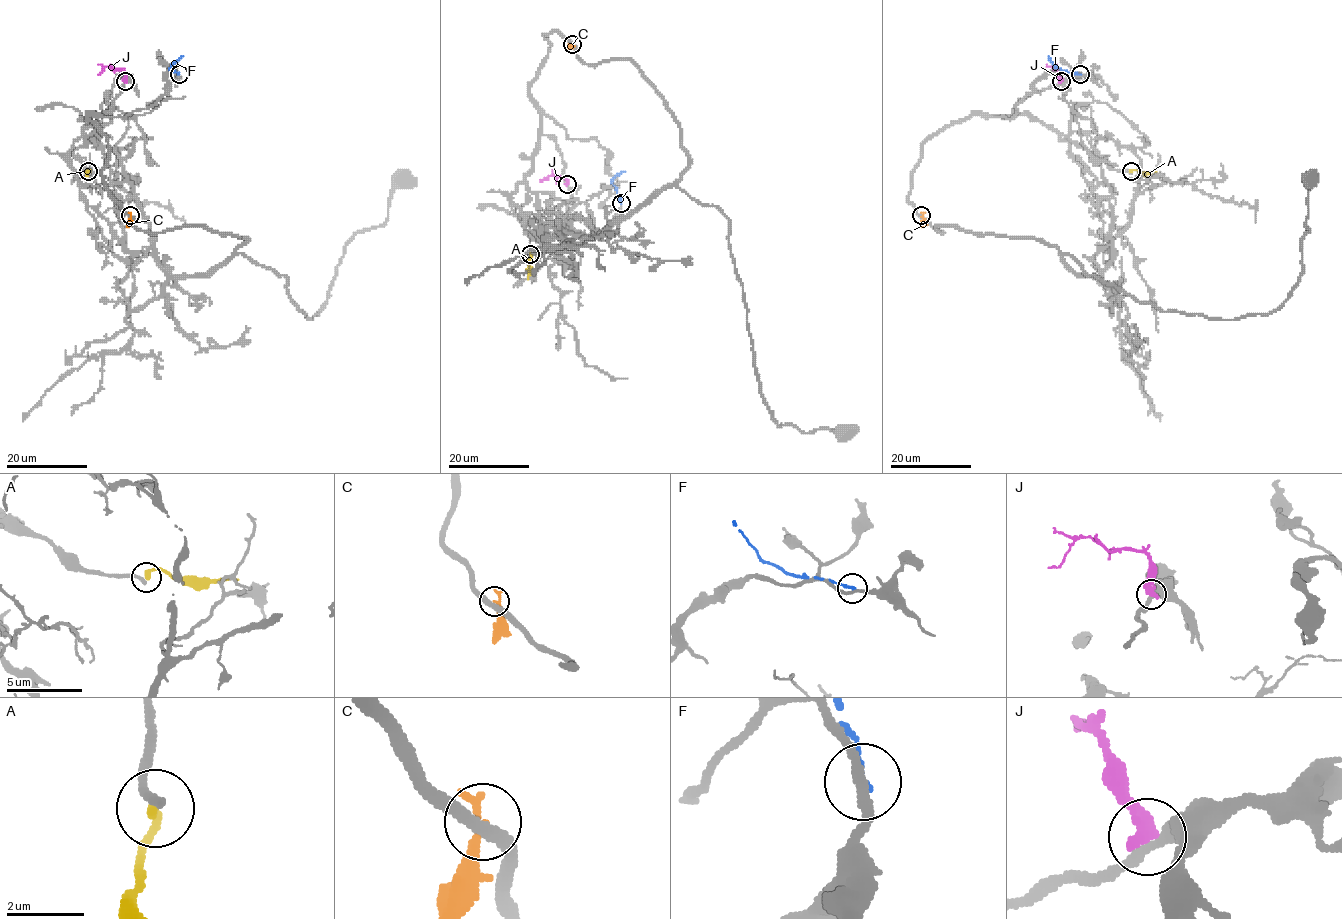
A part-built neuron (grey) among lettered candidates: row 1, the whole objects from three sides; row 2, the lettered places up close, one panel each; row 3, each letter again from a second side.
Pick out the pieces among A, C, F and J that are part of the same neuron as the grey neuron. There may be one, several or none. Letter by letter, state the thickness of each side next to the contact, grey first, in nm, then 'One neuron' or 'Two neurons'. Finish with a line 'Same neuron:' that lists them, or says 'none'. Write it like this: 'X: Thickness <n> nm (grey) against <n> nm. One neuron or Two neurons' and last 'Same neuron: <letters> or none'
A: Thickness 260 nm (grey) against 240 nm. Two neurons
C: Thickness 360 nm (grey) against 280 nm. Two neurons
F: Thickness 240 nm (grey) against 180 nm. Two neurons
J: Thickness 280 nm (grey) against 440 nm. Two neurons
Same neuron: none

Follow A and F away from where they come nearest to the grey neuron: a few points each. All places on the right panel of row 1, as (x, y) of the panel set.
A: (1131, 171), (1155, 172)
F: (1079, 75), (1058, 69), (1048, 56)

